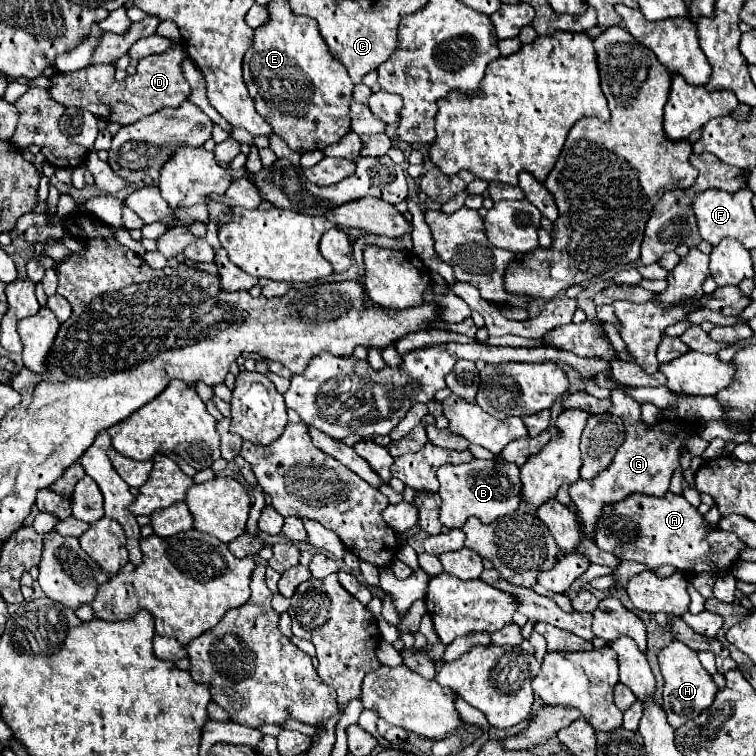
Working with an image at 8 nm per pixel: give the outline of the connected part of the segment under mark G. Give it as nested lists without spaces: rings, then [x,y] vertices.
[[[614,389],[610,399],[612,399],[610,413],[618,415],[626,421],[626,439],[620,445],[620,449],[616,451],[612,463],[600,475],[596,475],[594,479],[578,479],[568,489],[568,493],[572,497],[572,507],[578,511],[580,519],[582,519],[584,535],[588,535],[588,539],[592,539],[592,543],[596,543],[596,523],[606,505],[620,503],[632,493],[662,497],[668,491],[672,473],[678,467],[682,443],[686,441],[686,437],[696,433],[696,427],[692,423],[684,423],[680,419],[674,423],[660,421],[656,427],[650,429],[640,421],[640,405],[632,397]]]

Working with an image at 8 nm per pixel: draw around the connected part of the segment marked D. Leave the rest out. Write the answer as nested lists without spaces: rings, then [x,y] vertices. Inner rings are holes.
[[[181,45],[168,49],[162,55],[148,55],[138,61],[136,73],[128,75],[120,83],[114,79],[114,67],[102,63],[88,65],[86,69],[74,73],[56,73],[52,77],[54,87],[50,87],[50,95],[62,105],[88,109],[106,121],[118,121],[122,125],[136,123],[146,115],[152,115],[164,107],[178,107],[184,99],[188,99],[190,85],[180,69],[180,63],[186,56],[186,50]]]

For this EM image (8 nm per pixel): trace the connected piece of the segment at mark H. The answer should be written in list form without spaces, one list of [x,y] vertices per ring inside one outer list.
[[[672,641],[668,647],[664,647],[660,651],[658,663],[662,669],[662,677],[664,677],[664,703],[662,703],[662,707],[668,715],[668,723],[674,729],[678,729],[686,721],[696,719],[704,709],[708,709],[714,703],[718,687],[712,681],[712,675],[700,665],[698,653],[680,641]]]

